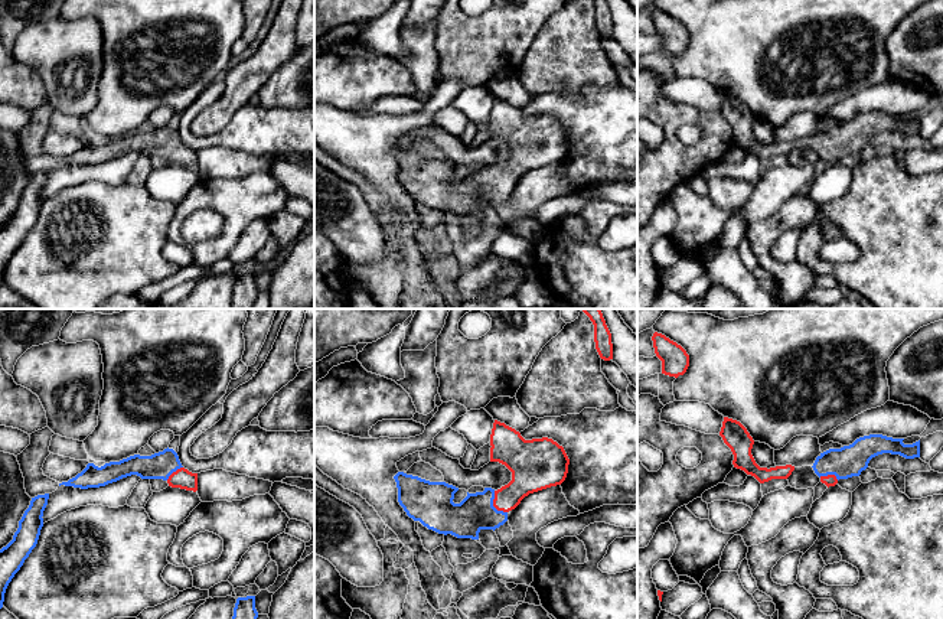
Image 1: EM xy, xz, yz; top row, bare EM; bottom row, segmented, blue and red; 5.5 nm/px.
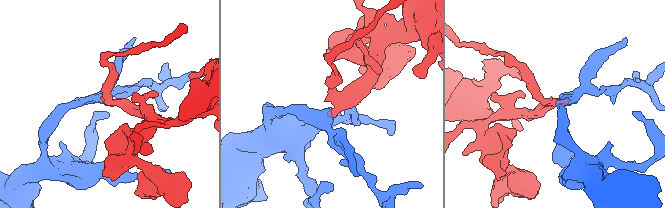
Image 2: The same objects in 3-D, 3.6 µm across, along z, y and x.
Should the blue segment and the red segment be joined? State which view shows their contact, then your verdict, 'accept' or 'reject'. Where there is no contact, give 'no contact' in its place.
xz | accept

